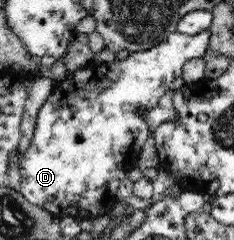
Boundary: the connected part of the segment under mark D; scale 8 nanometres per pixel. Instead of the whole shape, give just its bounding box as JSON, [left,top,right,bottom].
[19,29,211,222]

